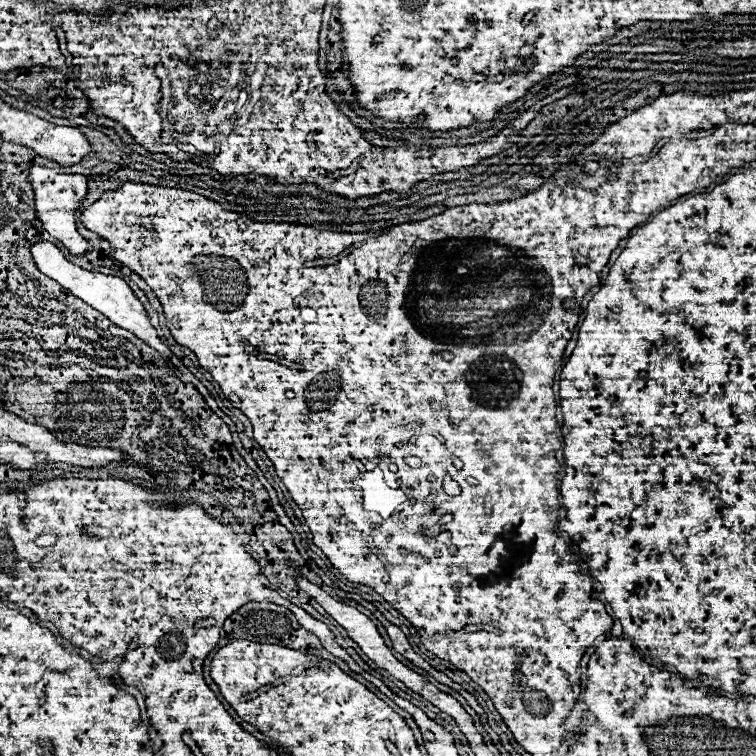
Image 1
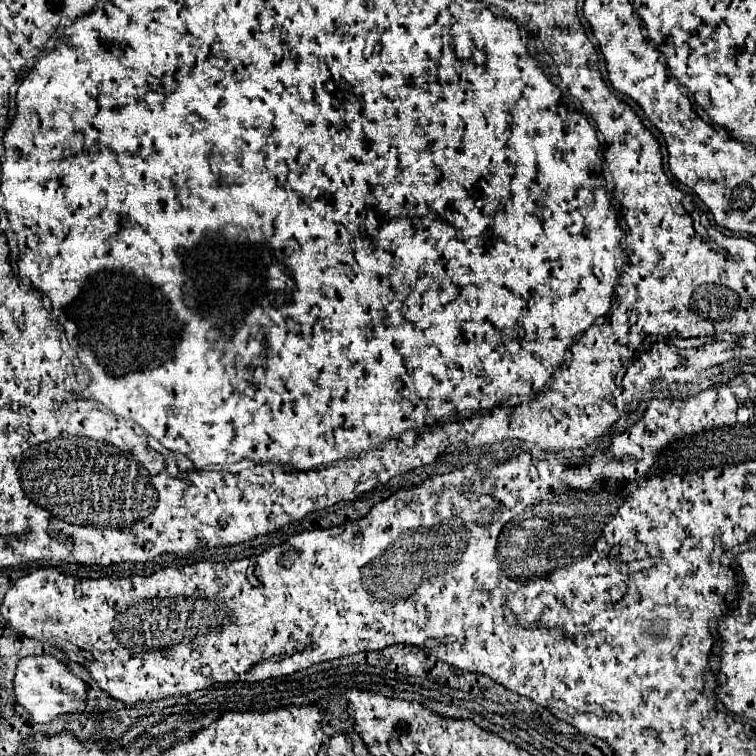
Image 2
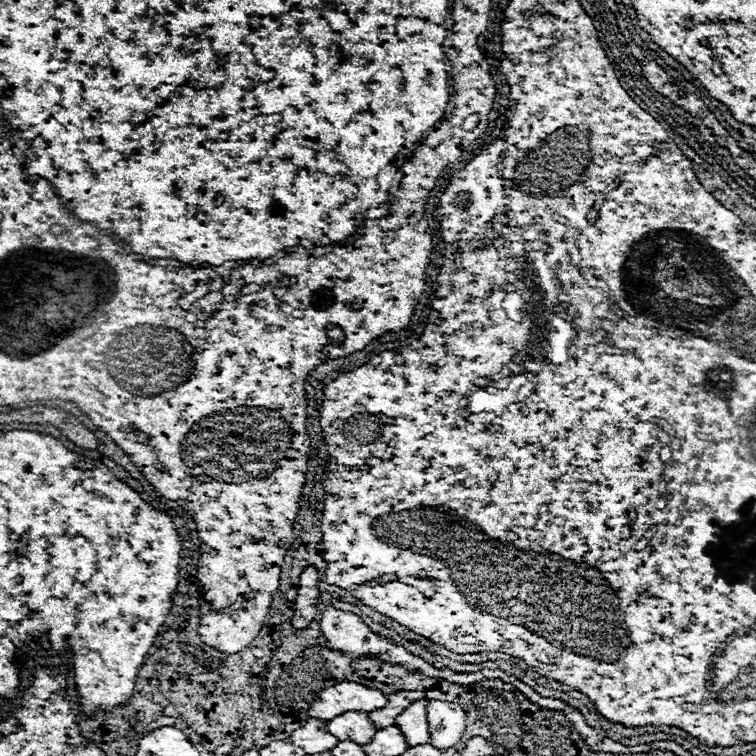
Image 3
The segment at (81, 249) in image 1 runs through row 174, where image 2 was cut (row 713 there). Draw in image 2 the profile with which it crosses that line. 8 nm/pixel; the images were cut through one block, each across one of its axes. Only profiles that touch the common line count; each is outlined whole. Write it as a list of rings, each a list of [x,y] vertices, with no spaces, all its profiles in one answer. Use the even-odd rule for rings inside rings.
[[[32,656],[20,660],[16,668],[14,690],[18,702],[28,710],[32,720],[38,724],[50,724],[58,716],[68,716],[64,718],[64,722],[72,722],[76,718],[70,716],[80,716],[86,708],[86,684],[80,678],[72,676],[66,664],[58,662],[52,656]]]

